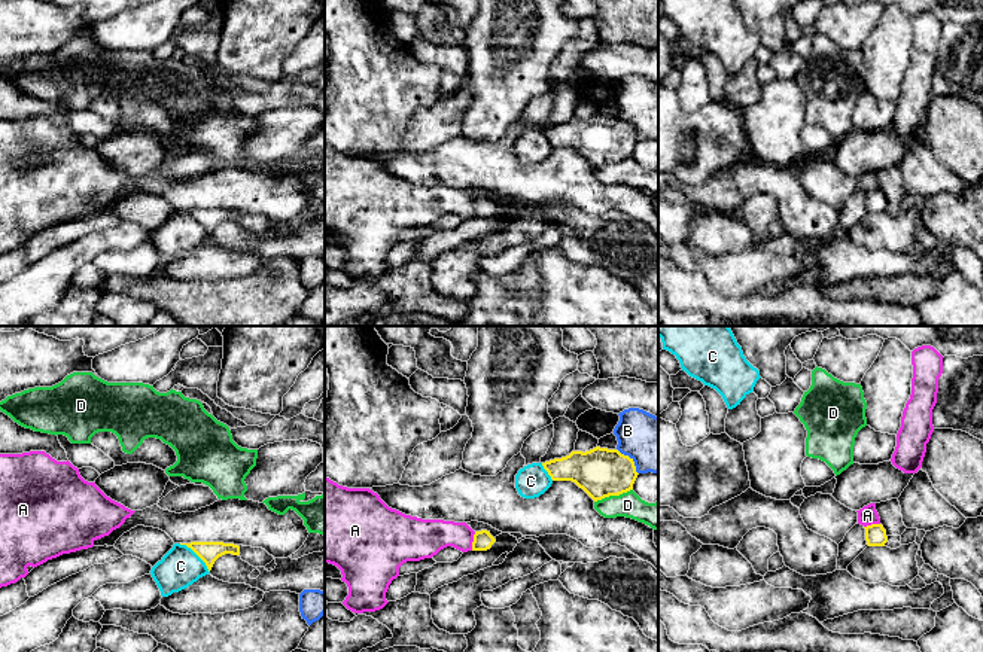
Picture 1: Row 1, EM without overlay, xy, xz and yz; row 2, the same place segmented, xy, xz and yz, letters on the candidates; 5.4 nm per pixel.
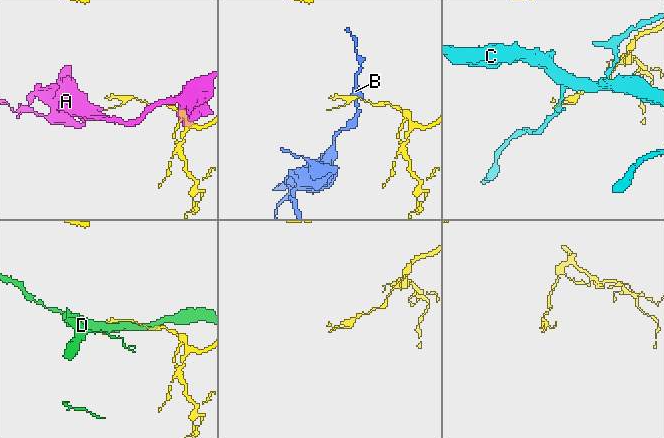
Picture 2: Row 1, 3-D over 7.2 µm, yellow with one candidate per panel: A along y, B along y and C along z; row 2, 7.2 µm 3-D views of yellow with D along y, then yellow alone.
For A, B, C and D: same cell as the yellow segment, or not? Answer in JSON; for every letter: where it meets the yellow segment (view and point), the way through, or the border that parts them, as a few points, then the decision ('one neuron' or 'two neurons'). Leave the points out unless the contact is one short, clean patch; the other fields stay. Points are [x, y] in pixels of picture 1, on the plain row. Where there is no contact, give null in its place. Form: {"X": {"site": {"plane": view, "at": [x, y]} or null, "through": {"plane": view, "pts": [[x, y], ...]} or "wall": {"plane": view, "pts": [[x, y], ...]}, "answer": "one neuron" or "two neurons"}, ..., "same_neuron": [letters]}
{"A": {"site": {"plane": "xz", "at": [474, 207]}, "answer": "two neurons"}, "B": {"site": {"plane": "xz", "at": [632, 127]}, "wall": {"plane": "xz", "pts": [[617, 115], [633, 128], [638, 140]]}, "answer": "two neurons"}, "C": {"site": {"plane": "xy", "at": [197, 221]}, "answer": "two neurons"}, "D": {"site": {"plane": "xz", "at": [612, 161]}, "answer": "two neurons"}, "same_neuron": []}

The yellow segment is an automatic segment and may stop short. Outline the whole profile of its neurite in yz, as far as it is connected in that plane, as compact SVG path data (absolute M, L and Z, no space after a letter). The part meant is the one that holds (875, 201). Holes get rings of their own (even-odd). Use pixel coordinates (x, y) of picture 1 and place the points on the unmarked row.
M871 191L864 195L868 213L885 213L885 210L888 208L888 202L882 191Z

